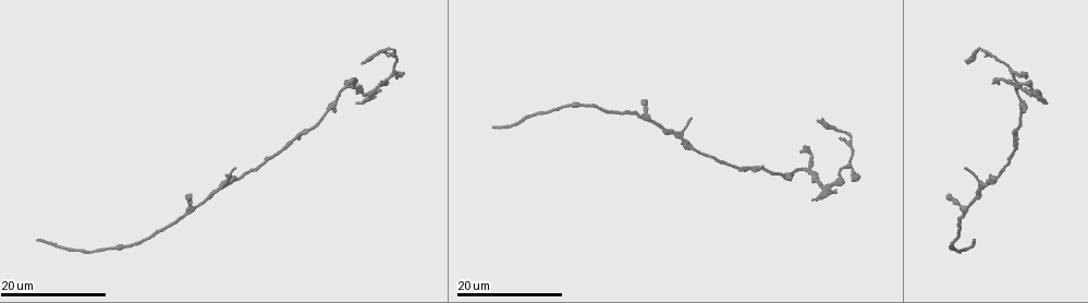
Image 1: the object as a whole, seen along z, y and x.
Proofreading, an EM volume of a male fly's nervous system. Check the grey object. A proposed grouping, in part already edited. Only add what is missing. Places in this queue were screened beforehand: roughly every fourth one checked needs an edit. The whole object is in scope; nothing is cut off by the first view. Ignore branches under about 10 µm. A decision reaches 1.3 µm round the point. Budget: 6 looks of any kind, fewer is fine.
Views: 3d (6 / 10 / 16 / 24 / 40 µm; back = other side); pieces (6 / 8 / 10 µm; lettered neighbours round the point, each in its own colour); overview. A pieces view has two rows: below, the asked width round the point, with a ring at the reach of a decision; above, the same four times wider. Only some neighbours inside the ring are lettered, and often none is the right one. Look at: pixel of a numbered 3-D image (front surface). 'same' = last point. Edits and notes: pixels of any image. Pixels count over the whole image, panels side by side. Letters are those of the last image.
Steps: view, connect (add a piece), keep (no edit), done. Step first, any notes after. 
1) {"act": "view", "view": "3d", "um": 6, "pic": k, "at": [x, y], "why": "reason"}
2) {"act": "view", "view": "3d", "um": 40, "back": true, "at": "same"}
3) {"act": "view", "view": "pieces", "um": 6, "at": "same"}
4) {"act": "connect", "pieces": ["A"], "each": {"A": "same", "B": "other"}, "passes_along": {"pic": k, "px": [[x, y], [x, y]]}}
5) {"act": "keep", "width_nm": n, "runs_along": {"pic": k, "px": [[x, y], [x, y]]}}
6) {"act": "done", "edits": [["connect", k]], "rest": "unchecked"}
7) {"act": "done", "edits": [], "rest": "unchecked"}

{"act": "view", "view": "3d", "um": 16, "pic": 1, "at": [358, 104], "why": "thin end"}

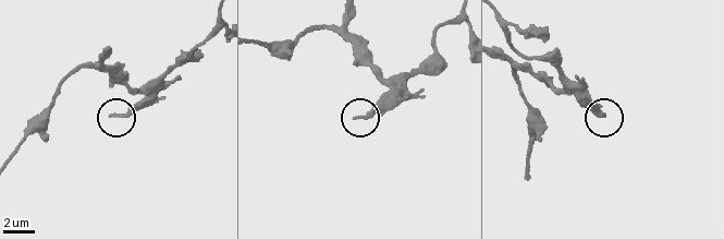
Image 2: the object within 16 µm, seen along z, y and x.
{"act": "view", "view": "pieces", "um": 8, "pic": 2, "at": [114, 115]}

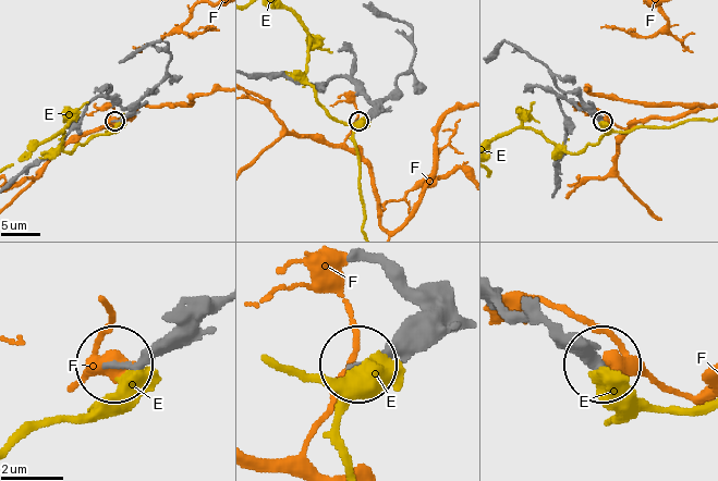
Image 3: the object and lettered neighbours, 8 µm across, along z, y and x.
{"act": "keep", "each": {"E": "other", "F": "other"}, "found": "none of them fits"}

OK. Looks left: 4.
{"act": "view", "view": "3d", "um": 24, "pic": 1, "at": [362, 62], "why": "long arm stops here"}

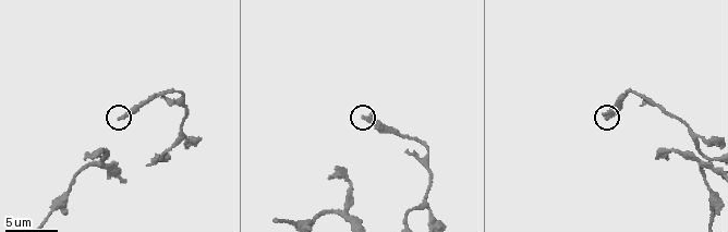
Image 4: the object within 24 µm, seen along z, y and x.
{"act": "view", "view": "pieces", "um": 10, "pic": 4, "at": [604, 118], "why": "what lies round it"}

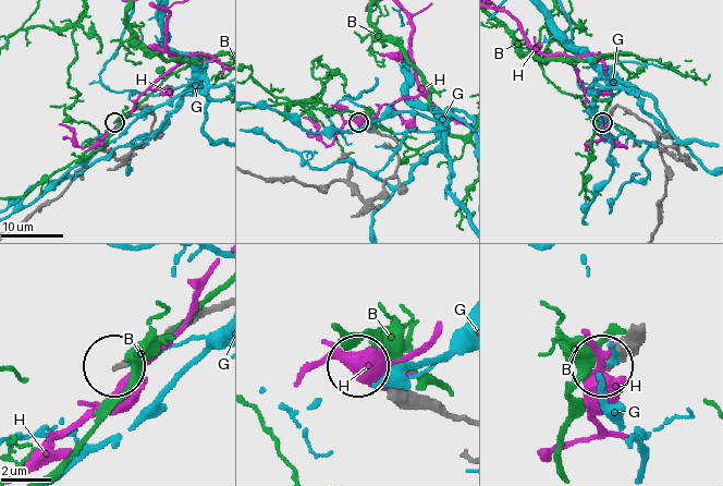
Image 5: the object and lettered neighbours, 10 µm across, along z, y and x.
{"act": "keep", "width_nm": 240, "each": {"B": "other", "G": "other", "H": "other"}, "found": "none of them fits"}

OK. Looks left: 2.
{"act": "view", "view": "3d", "um": 16, "pic": 1, "at": [966, 168], "why": "free end"}

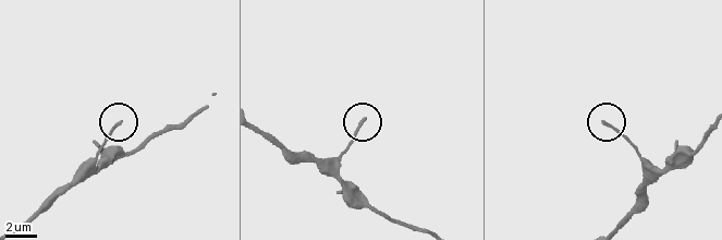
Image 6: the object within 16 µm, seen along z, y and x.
{"act": "view", "view": "pieces", "um": 10, "pic": 6, "at": [362, 120], "why": "what lies round it"}

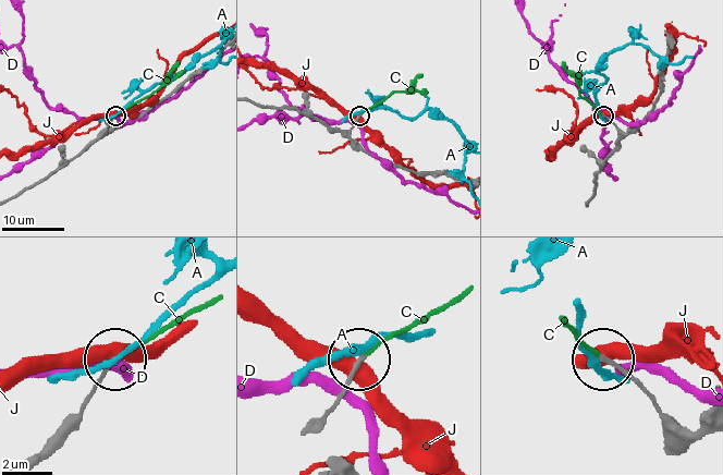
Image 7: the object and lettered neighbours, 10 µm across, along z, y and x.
{"act": "connect", "pieces": ["C"], "each": {"A": "other", "C": "same", "D": "other", "J": "other"}, "passes_along": {"pic": 7, "px": [[665, 416], [570, 327]]}, "found": "it goes on there"}

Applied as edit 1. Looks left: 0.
{"act": "done", "edits": [["connect", 7]], "rest": "unchecked"}

